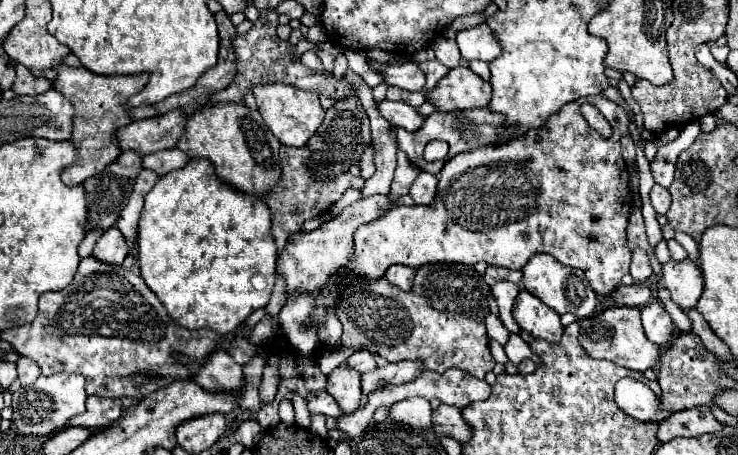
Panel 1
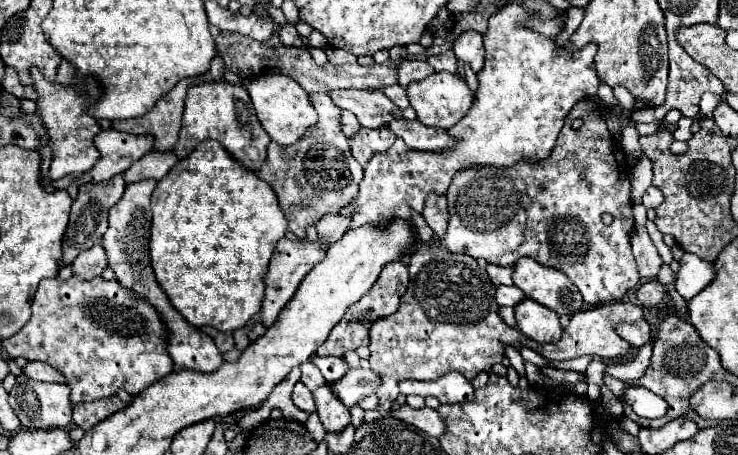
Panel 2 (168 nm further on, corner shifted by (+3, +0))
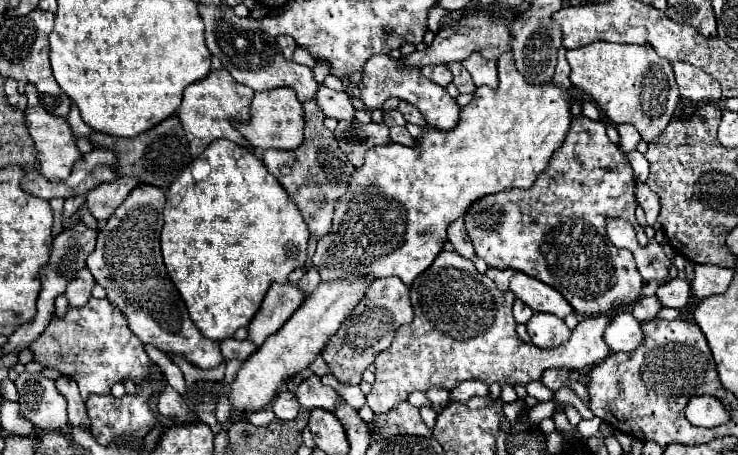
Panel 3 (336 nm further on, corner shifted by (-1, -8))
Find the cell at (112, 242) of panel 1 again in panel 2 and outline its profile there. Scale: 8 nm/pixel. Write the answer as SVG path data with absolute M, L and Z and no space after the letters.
M97 244L91 250L81 252L73 260L73 276L79 276L81 280L93 280L95 276L101 276L101 272L107 268L107 256L101 244Z

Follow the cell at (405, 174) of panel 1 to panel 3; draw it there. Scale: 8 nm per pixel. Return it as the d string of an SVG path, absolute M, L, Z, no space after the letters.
M513 52L509 54L503 54L499 56L497 60L497 68L499 68L499 86L497 88L487 88L487 86L481 86L475 90L475 98L473 102L469 102L465 108L461 108L461 120L457 124L457 128L453 128L451 132L439 132L439 130L433 130L433 128L427 128L423 138L417 140L417 148L415 150L403 150L401 144L387 144L387 146L375 146L375 148L369 148L367 154L365 154L365 164L363 168L357 168L355 176L351 178L351 186L347 190L347 194L337 202L335 206L335 218L333 218L333 228L331 232L317 242L317 252L313 256L313 266L321 268L321 280L333 280L333 278L339 278L339 276L345 276L347 272L363 272L363 274L371 274L373 278L383 278L383 276L399 276L407 286L425 270L431 266L431 262L435 260L435 256L441 252L443 248L443 242L447 240L445 238L445 228L449 222L457 220L463 216L463 212L479 198L491 194L491 192L501 192L501 190L507 190L507 188L531 188L531 184L537 180L537 176L541 172L547 170L549 166L549 160L553 156L553 152L563 144L565 140L565 134L569 132L571 128L571 120L573 120L573 114L571 114L571 106L573 102L579 100L579 92L575 88L563 88L559 84L555 84L553 80L549 82L543 82L543 84L529 84L525 80L525 76L515 68L515 60L513 60Z

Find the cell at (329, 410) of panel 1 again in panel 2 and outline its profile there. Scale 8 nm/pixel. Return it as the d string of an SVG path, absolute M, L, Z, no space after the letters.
M297 382L295 388L293 388L293 394L291 394L291 400L297 408L305 410L305 412L313 412L315 410L315 400L309 392L309 388L303 384L303 382Z

